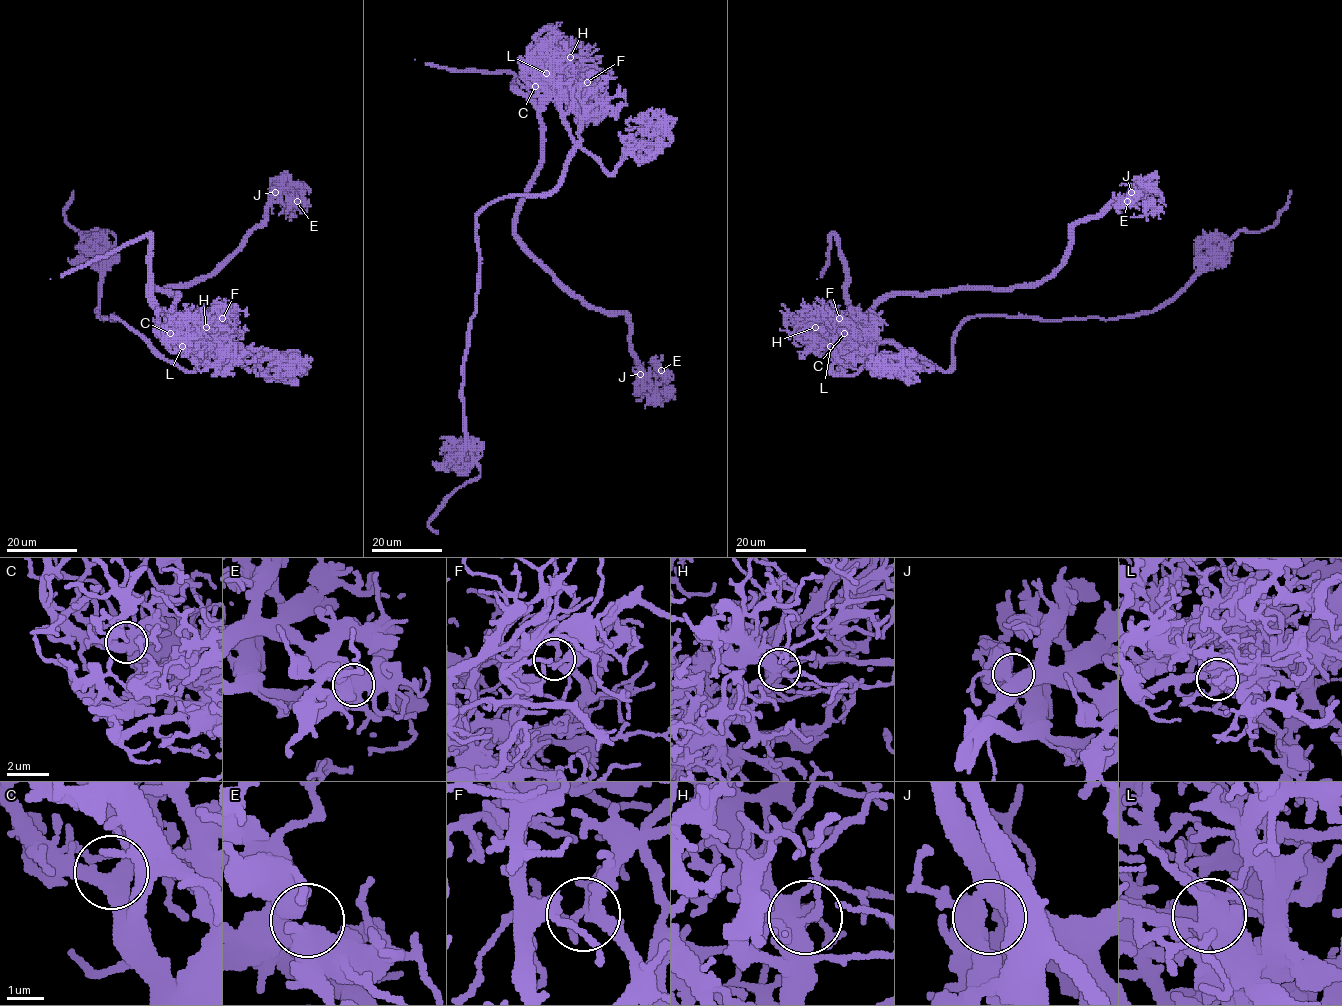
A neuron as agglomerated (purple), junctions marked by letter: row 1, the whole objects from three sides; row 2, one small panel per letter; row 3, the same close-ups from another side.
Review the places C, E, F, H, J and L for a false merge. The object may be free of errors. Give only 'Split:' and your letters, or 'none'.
Split: L

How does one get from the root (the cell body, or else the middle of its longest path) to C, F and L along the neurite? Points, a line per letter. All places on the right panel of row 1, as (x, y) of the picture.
C: (922, 360), (890, 341), (860, 347), (854, 336), (844, 333)
F: (922, 360), (893, 344), (866, 339), (839, 318)
L: (922, 360), (890, 341), (878, 341), (868, 347), (831, 347)

